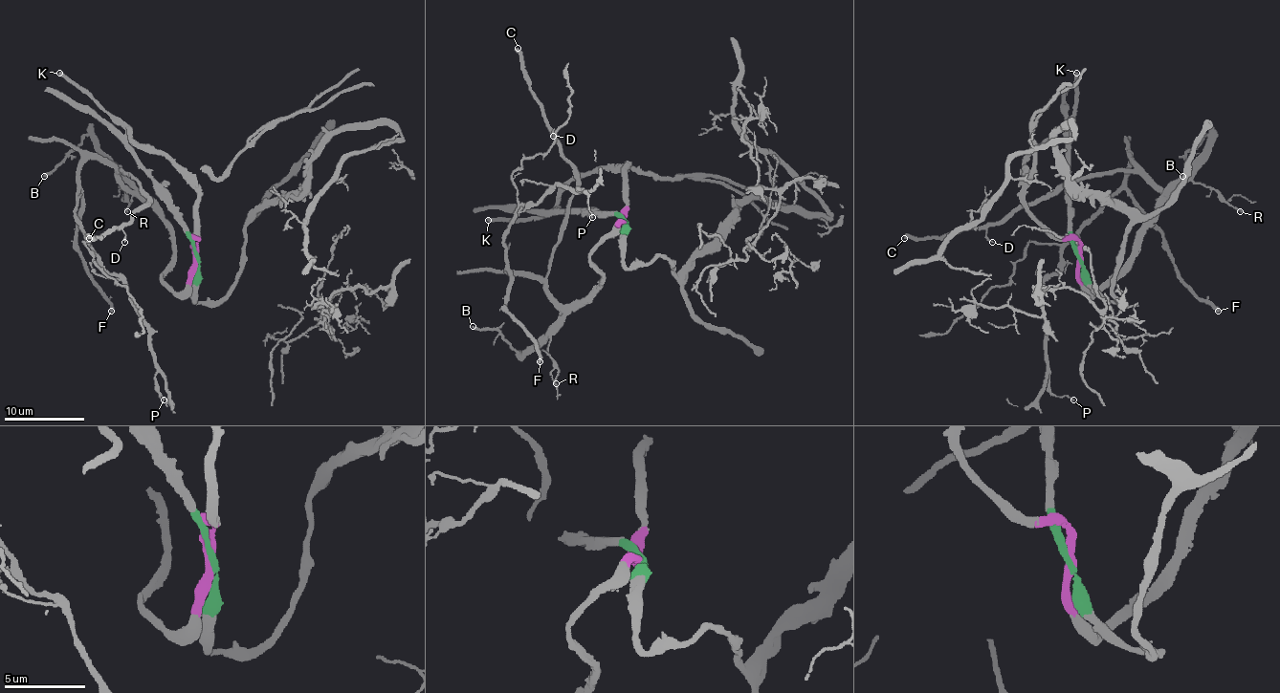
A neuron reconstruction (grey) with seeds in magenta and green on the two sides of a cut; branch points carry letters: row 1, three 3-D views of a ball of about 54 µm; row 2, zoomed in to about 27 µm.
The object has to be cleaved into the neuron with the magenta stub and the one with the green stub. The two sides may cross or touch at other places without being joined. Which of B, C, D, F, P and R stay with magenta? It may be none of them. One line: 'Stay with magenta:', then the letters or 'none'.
Stay with magenta: B, C, D, F, P, R

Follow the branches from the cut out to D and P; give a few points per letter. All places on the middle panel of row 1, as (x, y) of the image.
D: (625, 223), (591, 253), (601, 281), (561, 304), (546, 288), (577, 184), (552, 136)
P: (625, 223), (591, 253), (601, 281), (579, 301), (508, 270), (504, 233), (555, 184), (584, 192), (593, 217)

